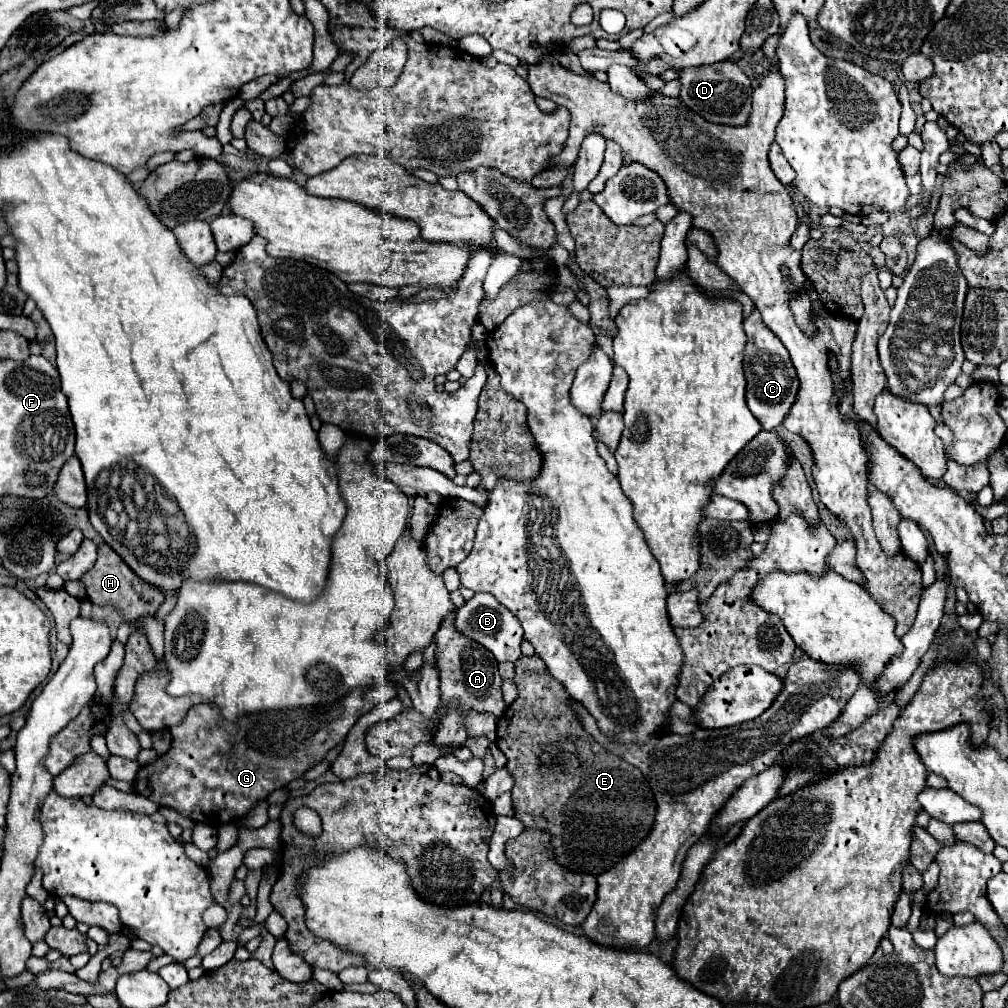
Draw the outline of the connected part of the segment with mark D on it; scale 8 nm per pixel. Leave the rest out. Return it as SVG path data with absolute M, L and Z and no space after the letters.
M724 60L712 66L682 68L680 80L682 80L680 100L688 108L704 116L708 122L730 124L730 126L744 126L748 122L750 104L752 104L752 86L750 86L750 78L734 62Z

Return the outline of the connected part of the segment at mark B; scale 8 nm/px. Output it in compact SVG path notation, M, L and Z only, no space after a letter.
M474 594L462 608L456 610L456 628L474 638L484 648L488 648L498 662L516 662L520 658L520 642L522 642L522 626L516 616L506 610L492 594Z

